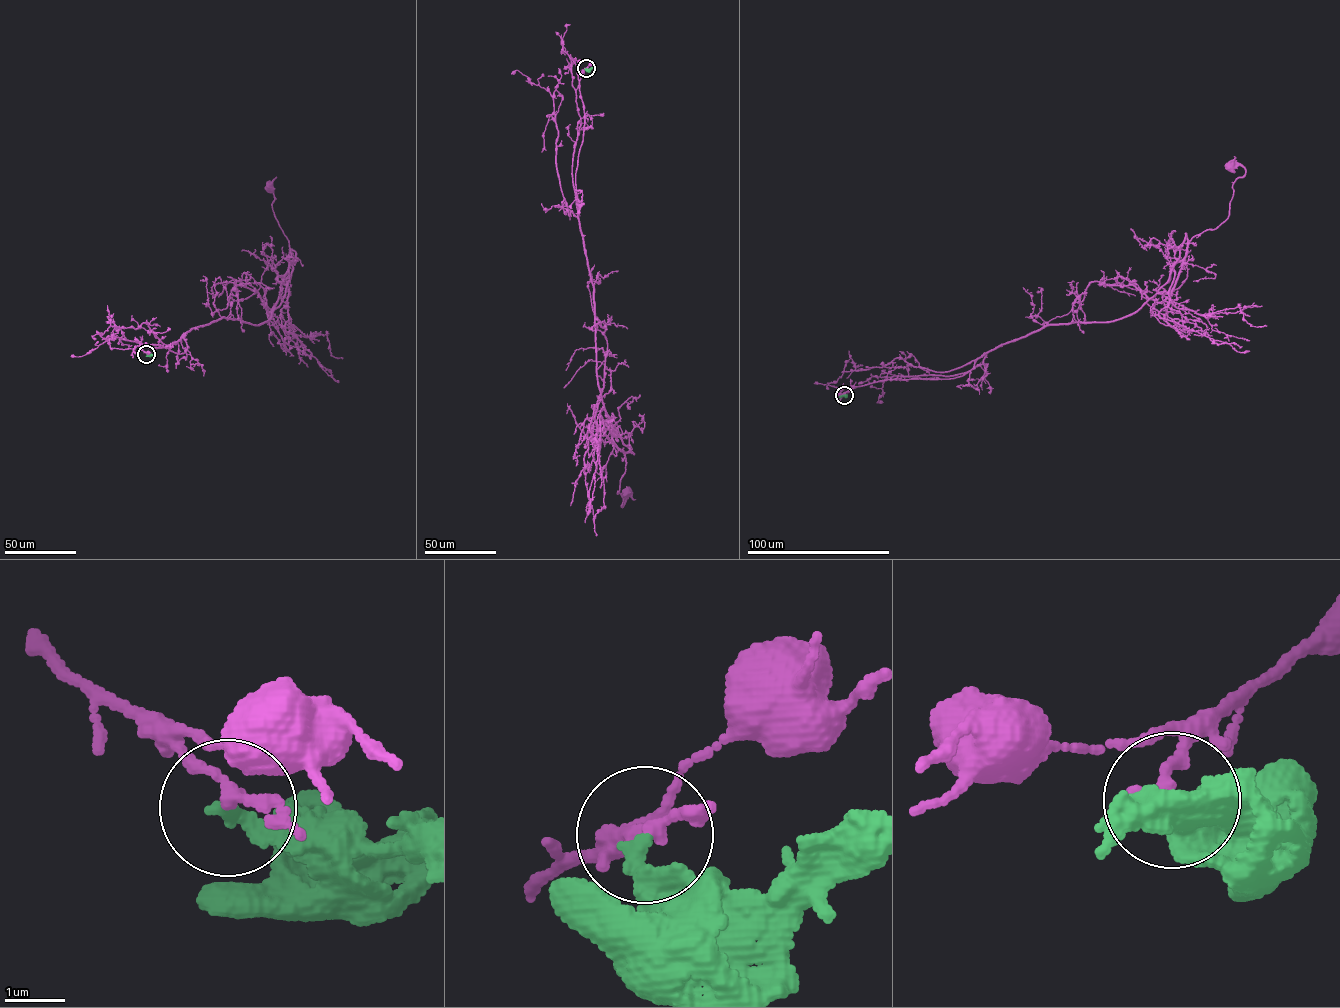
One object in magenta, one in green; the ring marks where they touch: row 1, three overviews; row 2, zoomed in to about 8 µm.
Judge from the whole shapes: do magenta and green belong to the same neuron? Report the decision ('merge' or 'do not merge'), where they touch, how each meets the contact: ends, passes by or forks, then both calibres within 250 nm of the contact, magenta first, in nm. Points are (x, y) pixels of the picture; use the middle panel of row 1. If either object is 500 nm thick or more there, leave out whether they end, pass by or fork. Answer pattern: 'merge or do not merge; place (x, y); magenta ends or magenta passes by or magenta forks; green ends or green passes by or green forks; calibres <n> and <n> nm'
do not merge; place (586, 68); magenta passes by; green ends; calibres 160 and 280 nm

